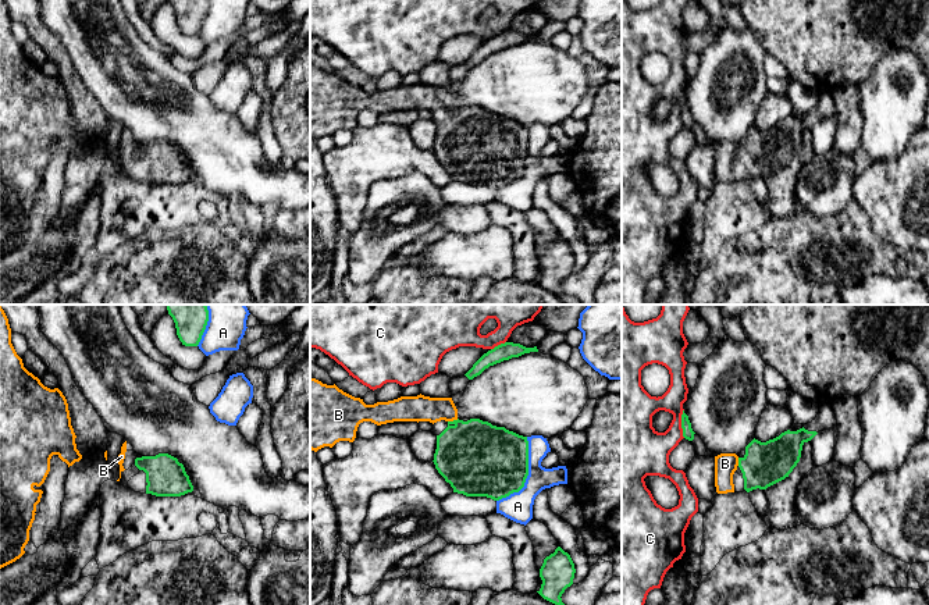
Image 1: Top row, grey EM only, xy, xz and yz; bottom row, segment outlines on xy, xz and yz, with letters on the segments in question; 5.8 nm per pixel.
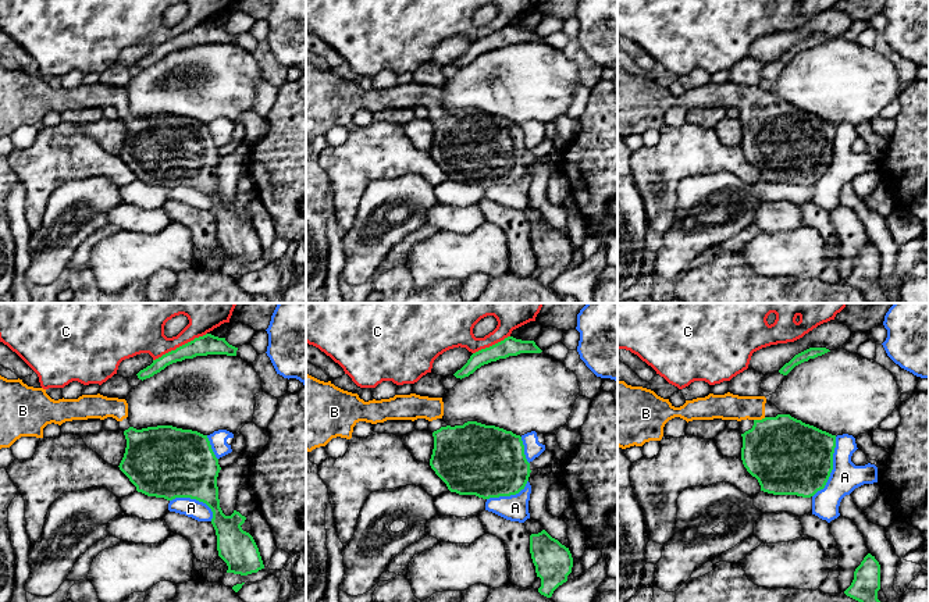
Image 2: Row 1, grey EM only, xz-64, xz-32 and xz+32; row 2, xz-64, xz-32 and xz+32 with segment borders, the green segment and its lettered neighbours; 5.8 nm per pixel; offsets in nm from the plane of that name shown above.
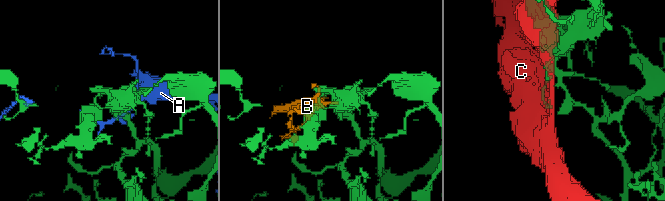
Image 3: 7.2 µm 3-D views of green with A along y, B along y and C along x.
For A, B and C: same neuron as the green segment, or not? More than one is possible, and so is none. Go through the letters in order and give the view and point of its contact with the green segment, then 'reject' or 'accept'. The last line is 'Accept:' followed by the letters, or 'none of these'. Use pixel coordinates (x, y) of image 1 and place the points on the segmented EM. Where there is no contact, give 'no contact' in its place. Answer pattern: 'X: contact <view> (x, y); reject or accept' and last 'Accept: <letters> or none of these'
A: contact xz (527, 474); reject
B: contact xz (454, 420); accept
C: contact yz (682, 423); reject
Accept: B

